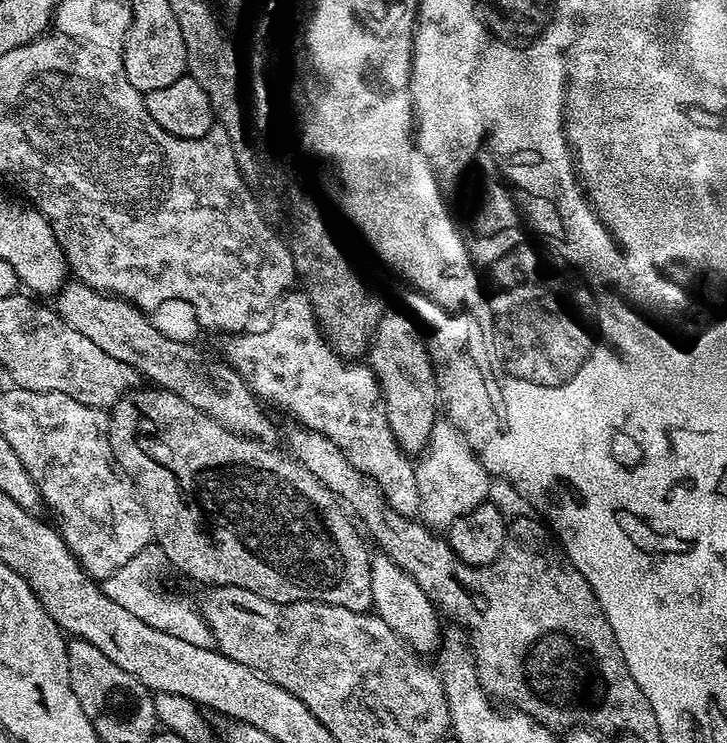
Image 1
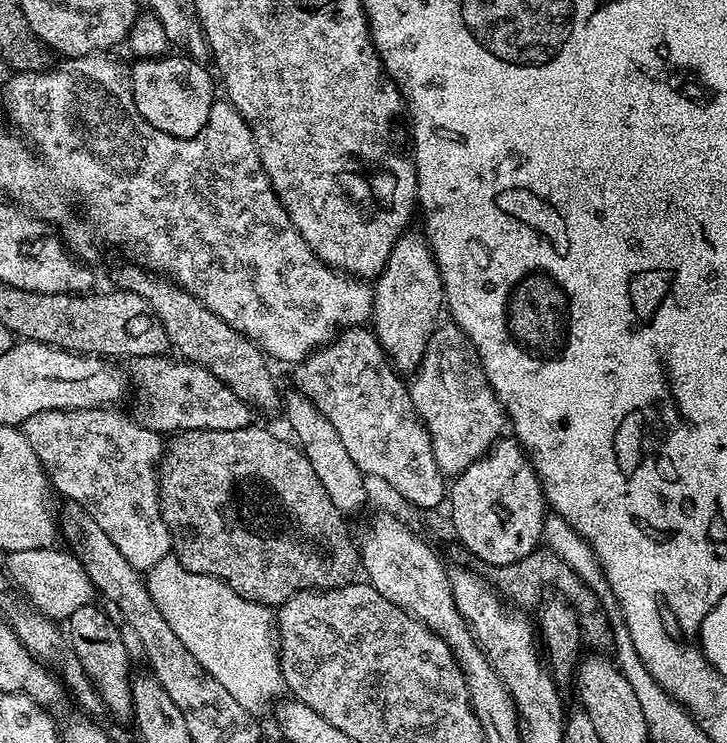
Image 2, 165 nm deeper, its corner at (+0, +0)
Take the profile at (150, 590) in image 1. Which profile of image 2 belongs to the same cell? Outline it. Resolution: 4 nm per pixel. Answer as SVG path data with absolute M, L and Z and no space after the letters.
M169 554L162 558L162 562L158 562L158 566L148 569L146 583L150 598L154 600L154 606L158 606L158 614L162 614L166 626L174 630L178 642L182 642L182 646L190 650L190 654L204 667L206 674L226 686L226 691L234 697L238 706L253 714L260 714L267 704L275 705L285 695L278 640L274 635L274 612L271 607L242 598L218 578L186 570L186 566L178 562L175 554Z

